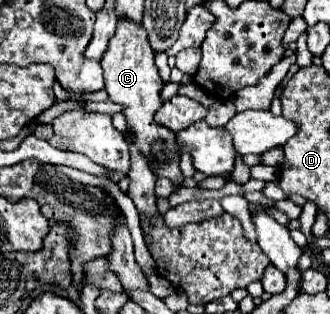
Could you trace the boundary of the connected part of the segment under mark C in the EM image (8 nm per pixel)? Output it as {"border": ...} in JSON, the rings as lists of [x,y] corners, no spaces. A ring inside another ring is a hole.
{"border":[[[120,19],[116,25],[114,37],[108,41],[108,47],[102,57],[102,69],[104,69],[104,81],[106,81],[106,91],[110,95],[110,101],[124,105],[124,115],[128,121],[128,135],[132,135],[134,143],[142,147],[142,153],[148,155],[150,163],[150,143],[164,139],[164,149],[166,155],[170,155],[170,163],[164,165],[154,165],[152,171],[156,177],[168,177],[174,183],[182,187],[184,175],[180,173],[178,167],[178,155],[176,155],[176,143],[174,143],[174,133],[168,131],[162,125],[154,123],[154,113],[162,105],[160,101],[160,91],[164,87],[158,69],[154,65],[154,51],[150,51],[148,35],[140,23],[134,23],[130,19]]]}

